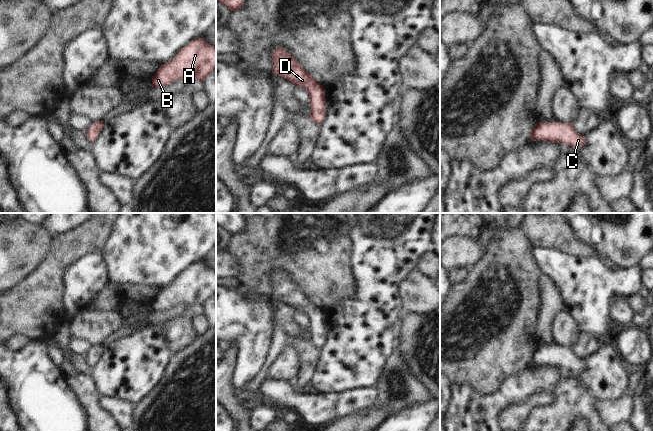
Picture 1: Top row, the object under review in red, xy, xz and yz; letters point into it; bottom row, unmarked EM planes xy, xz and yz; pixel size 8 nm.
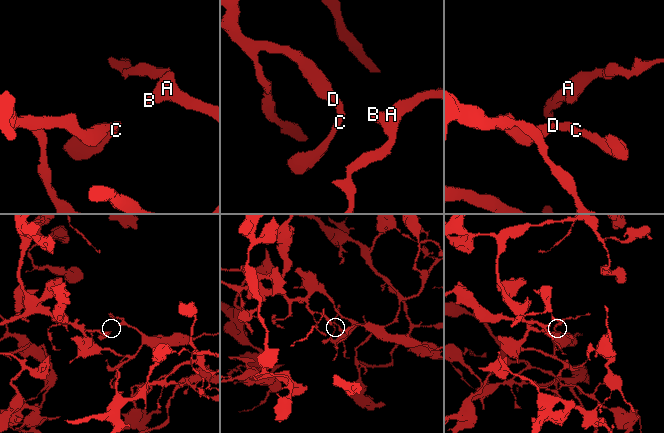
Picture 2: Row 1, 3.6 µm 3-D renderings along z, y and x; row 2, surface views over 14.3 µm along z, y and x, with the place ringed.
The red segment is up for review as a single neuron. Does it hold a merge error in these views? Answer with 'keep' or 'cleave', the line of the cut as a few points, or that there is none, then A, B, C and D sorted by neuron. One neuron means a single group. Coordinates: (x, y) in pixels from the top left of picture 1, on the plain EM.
keep; no cut; A B C D

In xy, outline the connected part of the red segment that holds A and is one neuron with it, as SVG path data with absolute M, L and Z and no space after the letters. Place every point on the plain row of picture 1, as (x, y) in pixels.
M203 262L187 268L174 283L162 288L152 301L152 311L167 310L175 305L203 304L216 294L216 271Z

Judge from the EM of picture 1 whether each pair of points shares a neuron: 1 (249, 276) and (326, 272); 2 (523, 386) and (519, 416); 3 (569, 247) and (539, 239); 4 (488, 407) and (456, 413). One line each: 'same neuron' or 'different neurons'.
1: same neuron
2: different neurons
3: same neuron
4: same neuron

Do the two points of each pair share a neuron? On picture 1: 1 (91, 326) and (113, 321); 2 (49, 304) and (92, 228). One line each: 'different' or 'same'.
1: same
2: same

